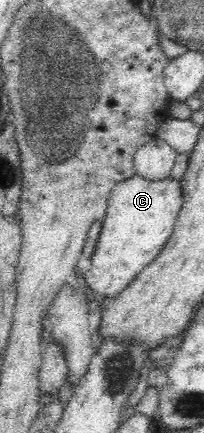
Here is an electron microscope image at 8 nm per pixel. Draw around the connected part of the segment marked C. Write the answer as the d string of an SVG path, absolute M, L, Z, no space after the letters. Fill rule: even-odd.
M132 175L127 180L117 183L110 193L106 208L106 216L102 222L102 230L92 254L90 268L84 273L84 279L98 299L113 297L120 294L148 266L164 248L174 230L176 218L182 208L182 188L177 178L168 177L164 180L147 180L140 175Z

